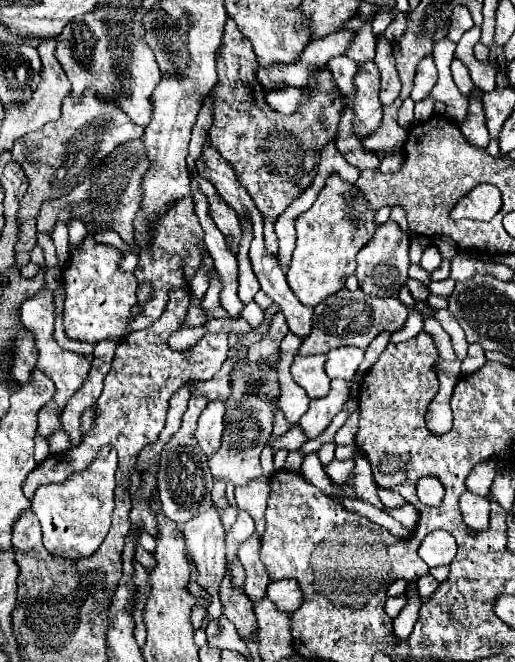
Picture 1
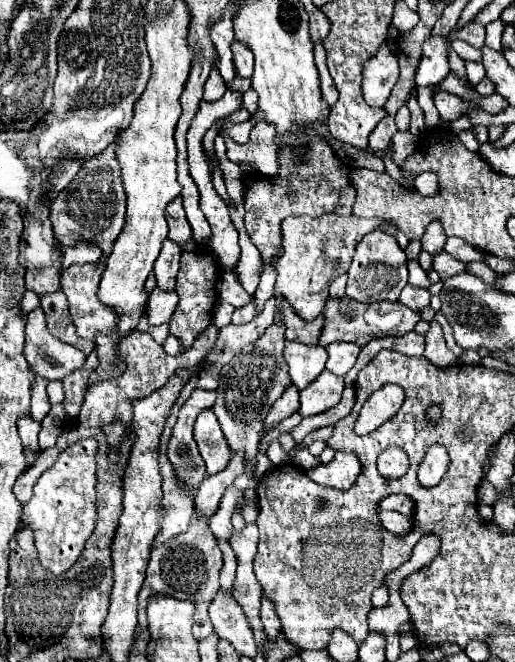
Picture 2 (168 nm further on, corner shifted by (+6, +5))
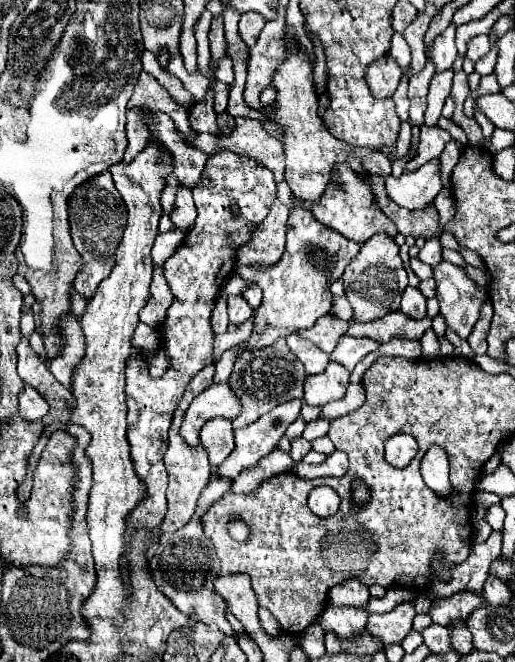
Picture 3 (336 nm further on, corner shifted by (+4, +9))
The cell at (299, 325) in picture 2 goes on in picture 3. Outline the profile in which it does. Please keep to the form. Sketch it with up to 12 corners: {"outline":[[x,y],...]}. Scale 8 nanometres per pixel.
{"outline":[[324,315],[298,335],[332,353],[348,329],[346,321]]}

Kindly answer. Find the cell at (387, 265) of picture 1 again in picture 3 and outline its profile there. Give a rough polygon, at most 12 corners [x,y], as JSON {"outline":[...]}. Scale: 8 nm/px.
{"outline":[[386,233],[362,243],[346,267],[356,321],[400,309],[408,285]]}

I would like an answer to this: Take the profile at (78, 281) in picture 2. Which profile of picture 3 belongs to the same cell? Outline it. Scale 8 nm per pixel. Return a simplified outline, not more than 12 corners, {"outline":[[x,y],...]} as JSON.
{"outline":[[70,289],[72,313],[80,319],[86,309],[86,297]]}

